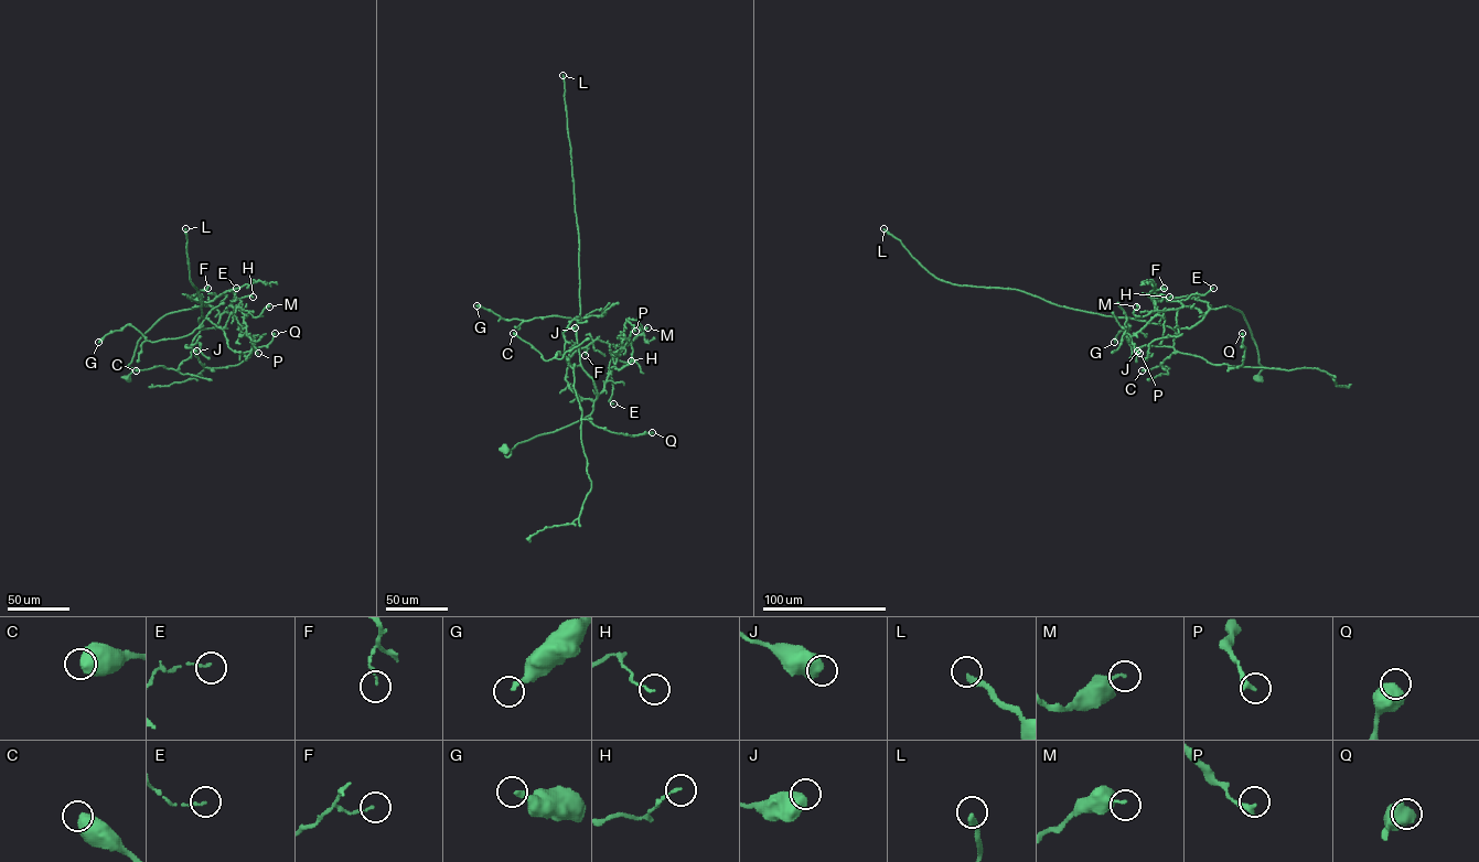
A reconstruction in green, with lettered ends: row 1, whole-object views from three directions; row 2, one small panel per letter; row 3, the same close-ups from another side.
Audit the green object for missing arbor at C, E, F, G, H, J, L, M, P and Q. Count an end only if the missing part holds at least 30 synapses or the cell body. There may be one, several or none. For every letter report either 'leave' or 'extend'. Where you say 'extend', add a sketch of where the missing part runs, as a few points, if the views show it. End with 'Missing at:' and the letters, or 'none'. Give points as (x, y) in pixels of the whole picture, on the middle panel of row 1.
C: leave
E: leave
F: leave
G: leave
H: leave
J: leave
L: extend
M: leave
P: leave
Q: leave
Missing at: L

